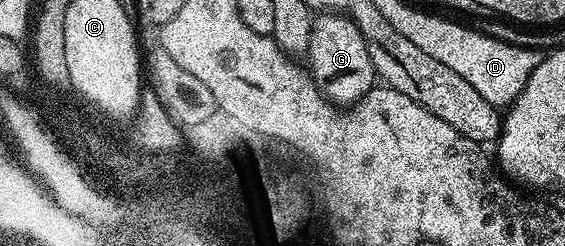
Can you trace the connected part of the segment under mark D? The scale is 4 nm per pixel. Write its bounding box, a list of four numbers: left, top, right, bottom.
[431,16,541,108]

